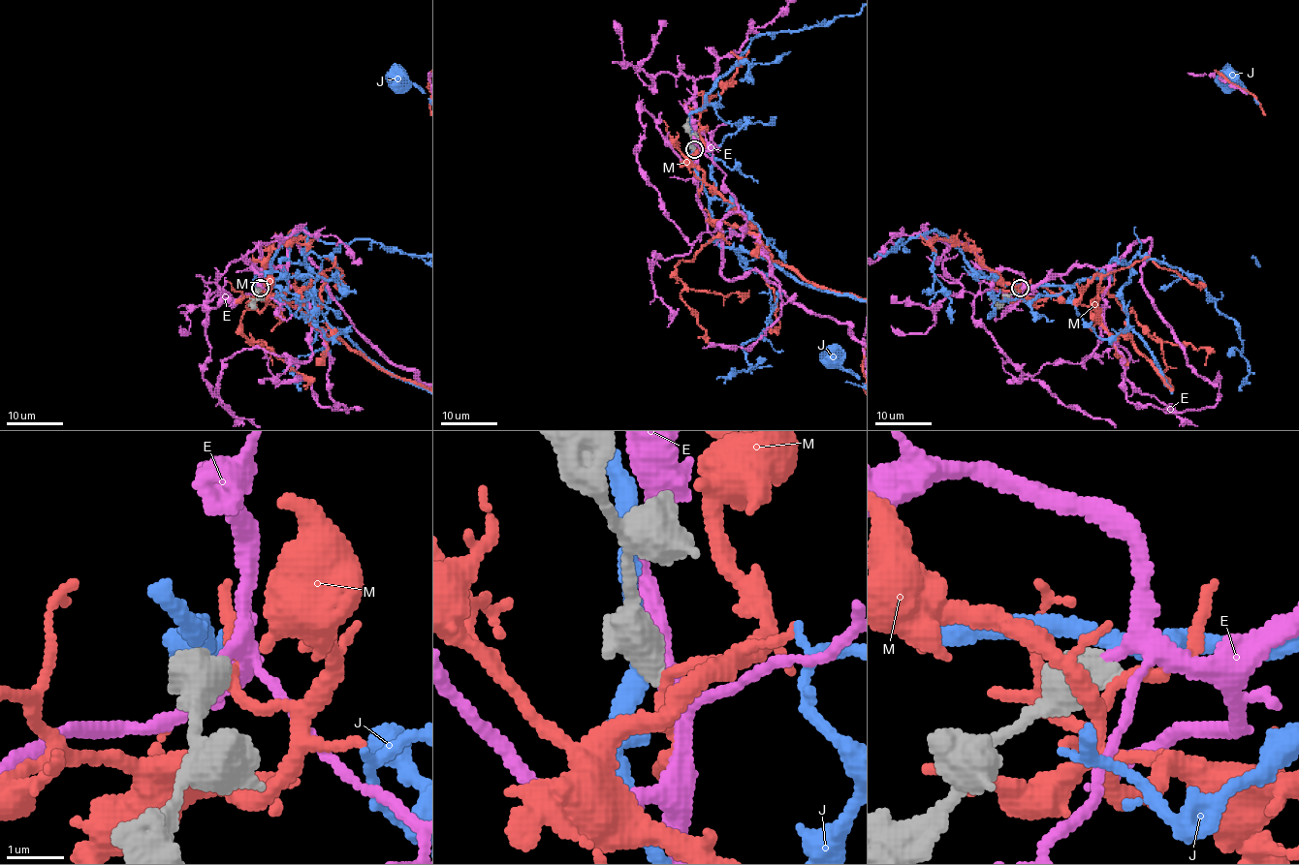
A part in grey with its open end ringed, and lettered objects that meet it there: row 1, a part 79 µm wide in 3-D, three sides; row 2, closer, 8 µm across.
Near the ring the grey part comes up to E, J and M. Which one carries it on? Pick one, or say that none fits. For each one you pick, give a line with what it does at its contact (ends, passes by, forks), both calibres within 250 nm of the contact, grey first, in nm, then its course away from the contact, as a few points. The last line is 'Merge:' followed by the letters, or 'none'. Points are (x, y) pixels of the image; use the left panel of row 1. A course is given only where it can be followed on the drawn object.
E: It forks there. Thickness 650 nm (grey) against 150 nm
Merge: E

